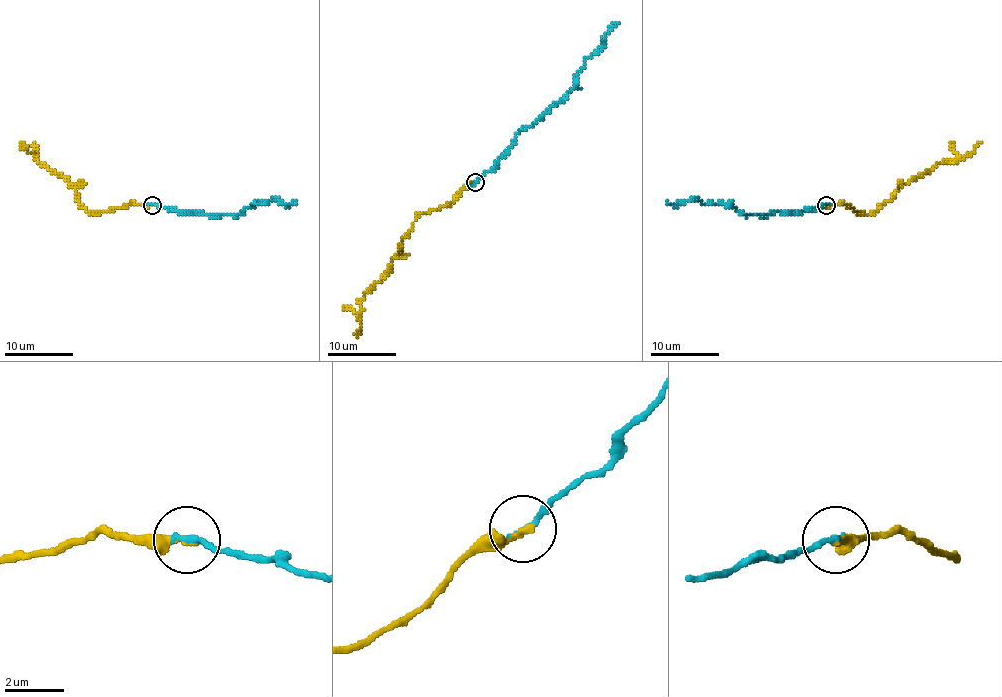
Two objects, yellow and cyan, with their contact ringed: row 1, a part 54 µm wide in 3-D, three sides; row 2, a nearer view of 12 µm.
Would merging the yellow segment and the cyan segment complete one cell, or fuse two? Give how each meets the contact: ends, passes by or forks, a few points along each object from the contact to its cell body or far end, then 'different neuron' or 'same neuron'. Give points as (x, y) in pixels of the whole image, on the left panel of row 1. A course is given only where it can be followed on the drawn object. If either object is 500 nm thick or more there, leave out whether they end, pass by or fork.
yellow ends there; cyan ends there; yellow runs (152, 205), (130, 203), (90, 214), (78, 201), (76, 189), (38, 162), (33, 141); cyan runs (152, 205), (185, 214), (238, 215), (254, 203), (278, 200), (286, 207), (293, 201); same neuron

